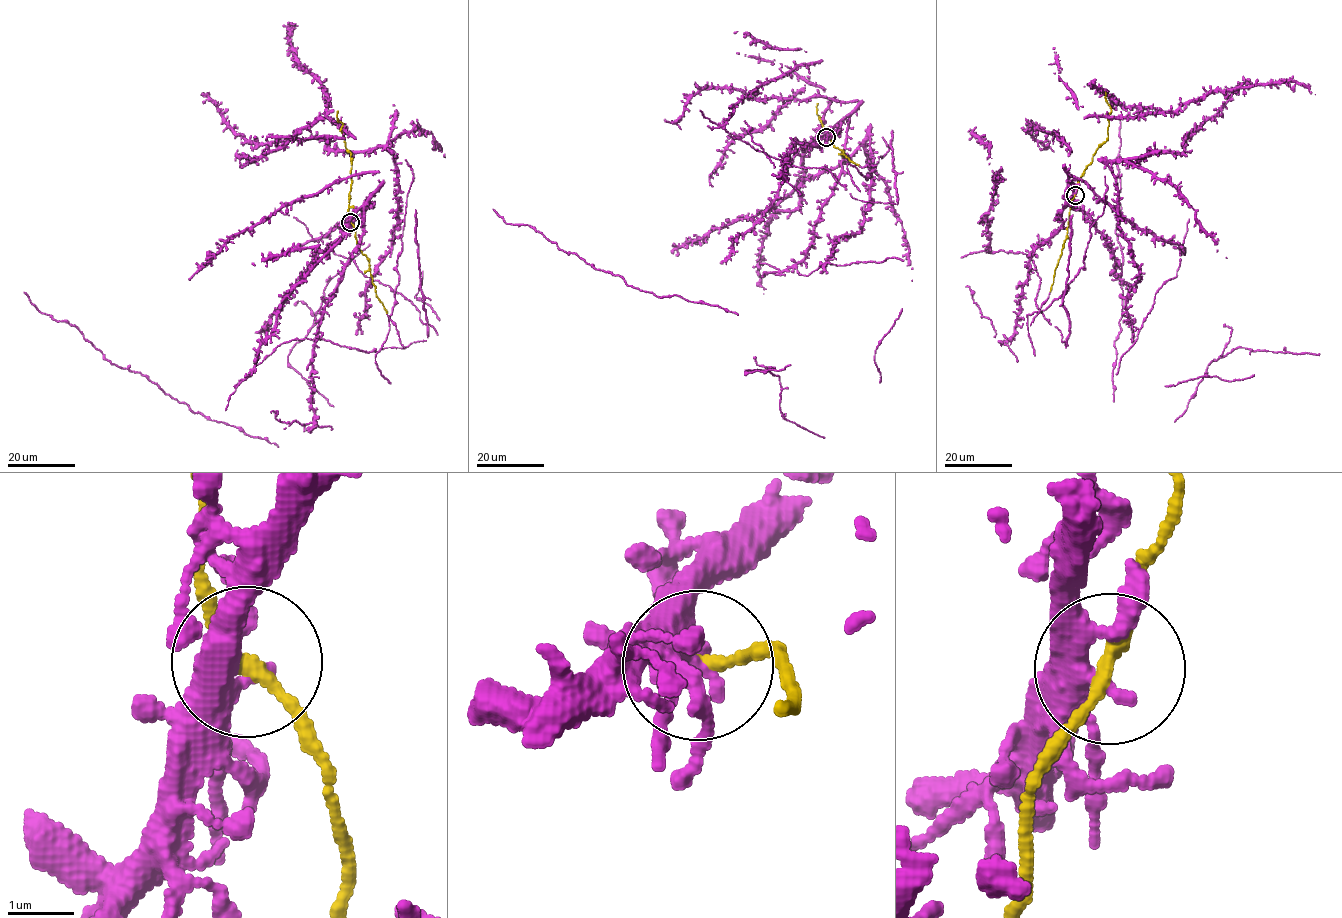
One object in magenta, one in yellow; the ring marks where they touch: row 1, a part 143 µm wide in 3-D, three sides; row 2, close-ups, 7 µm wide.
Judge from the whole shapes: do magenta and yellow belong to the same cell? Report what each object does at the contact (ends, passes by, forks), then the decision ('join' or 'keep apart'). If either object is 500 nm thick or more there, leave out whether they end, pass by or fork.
magenta passes by; yellow passes by; join

